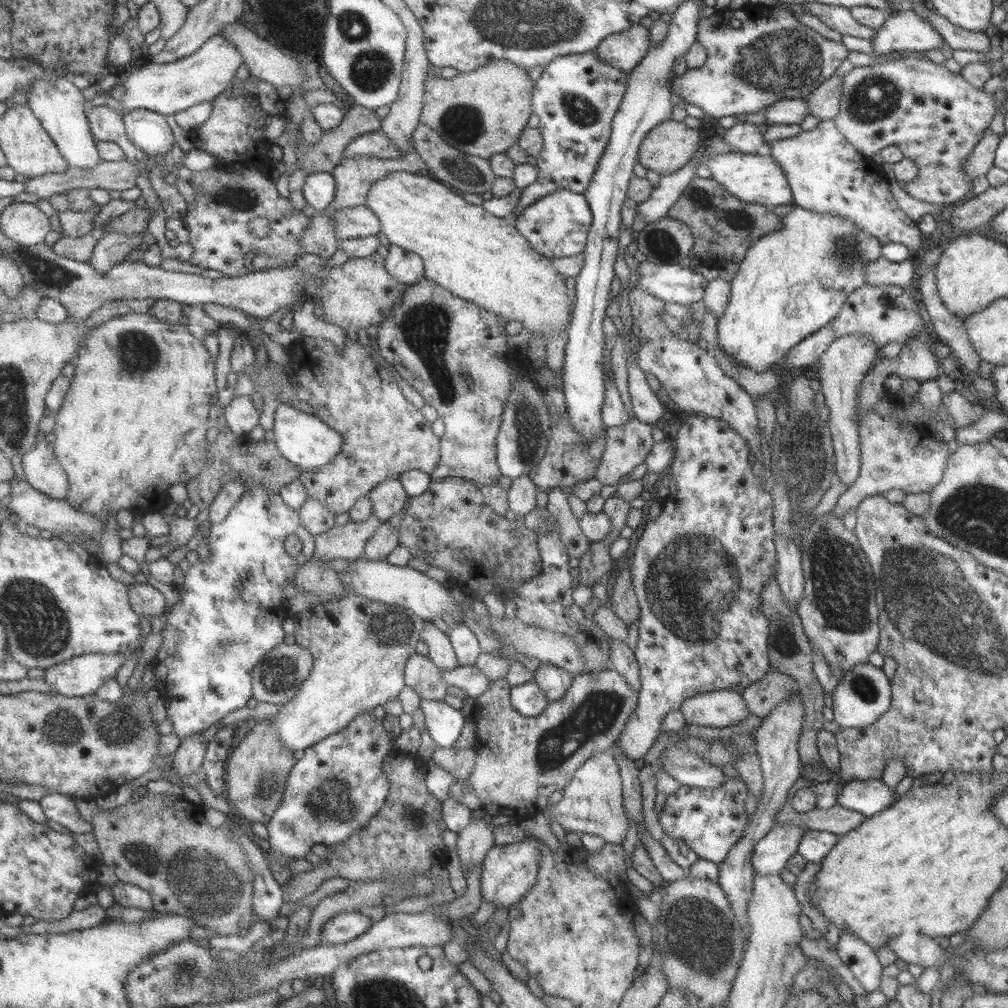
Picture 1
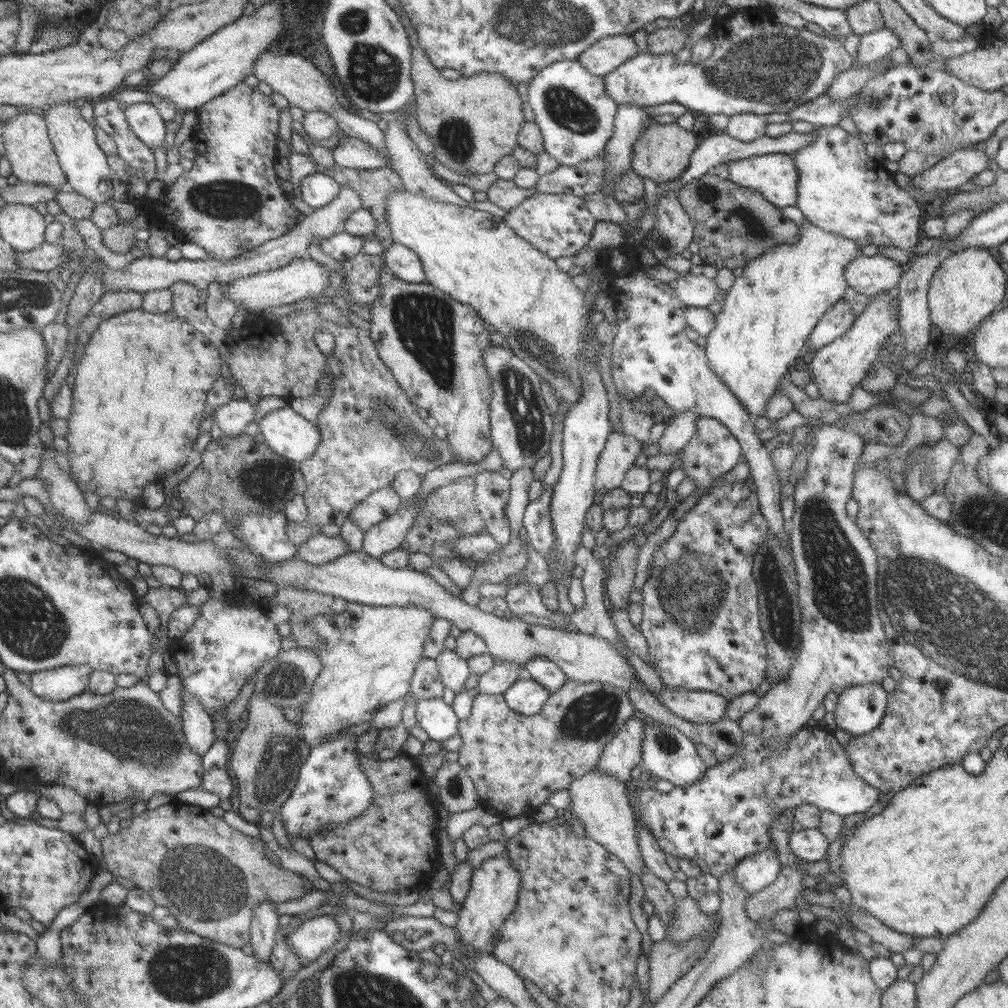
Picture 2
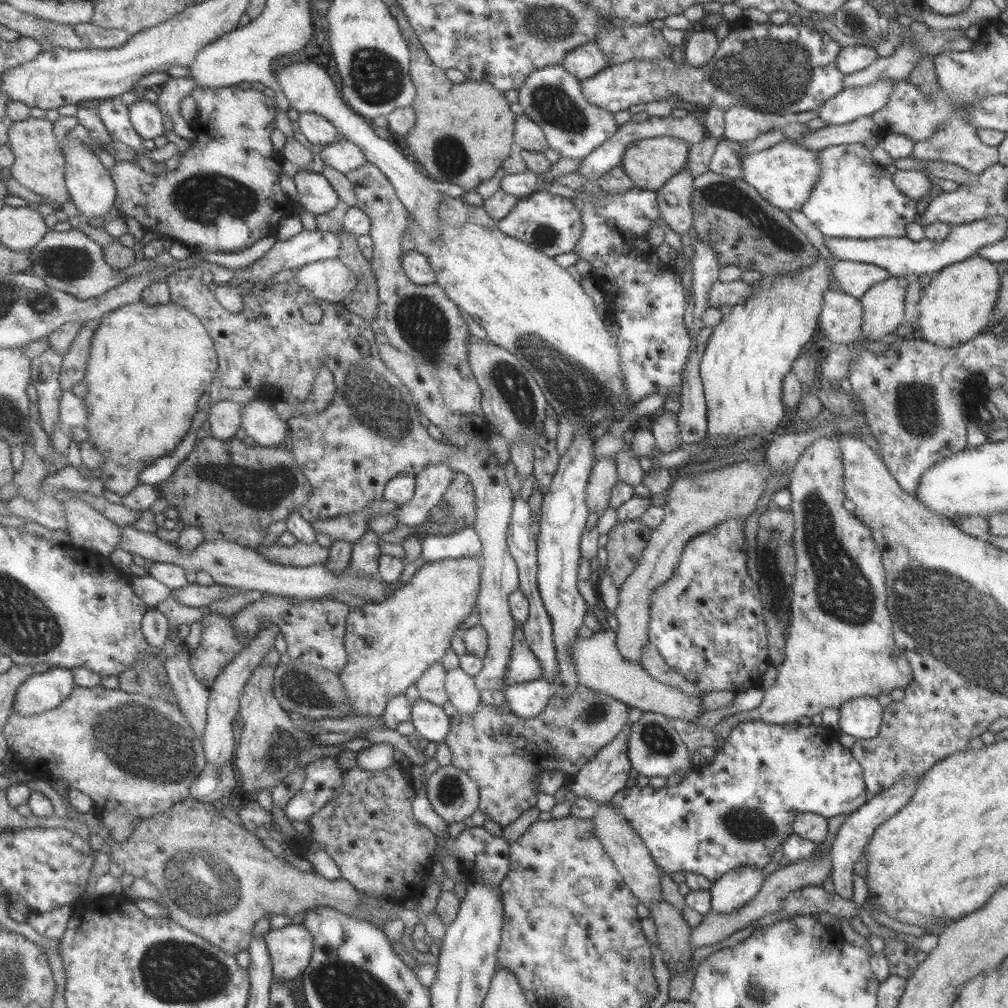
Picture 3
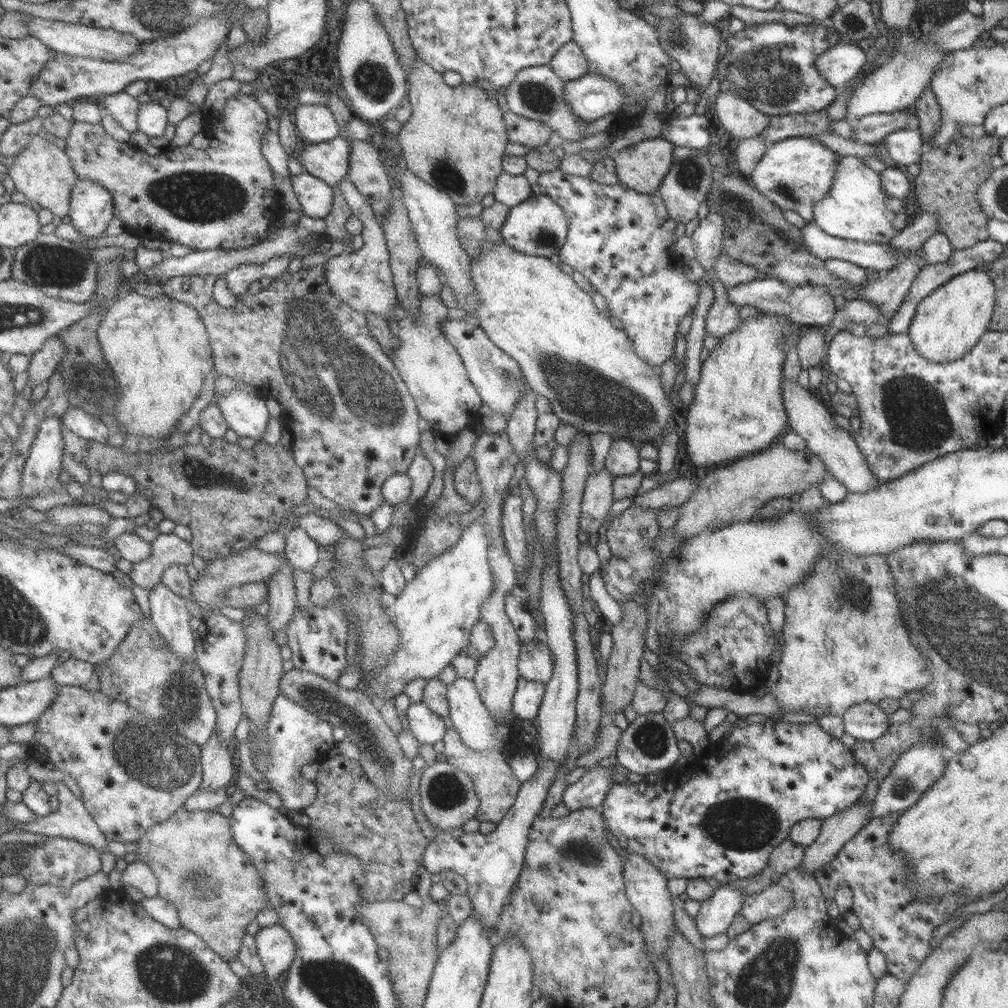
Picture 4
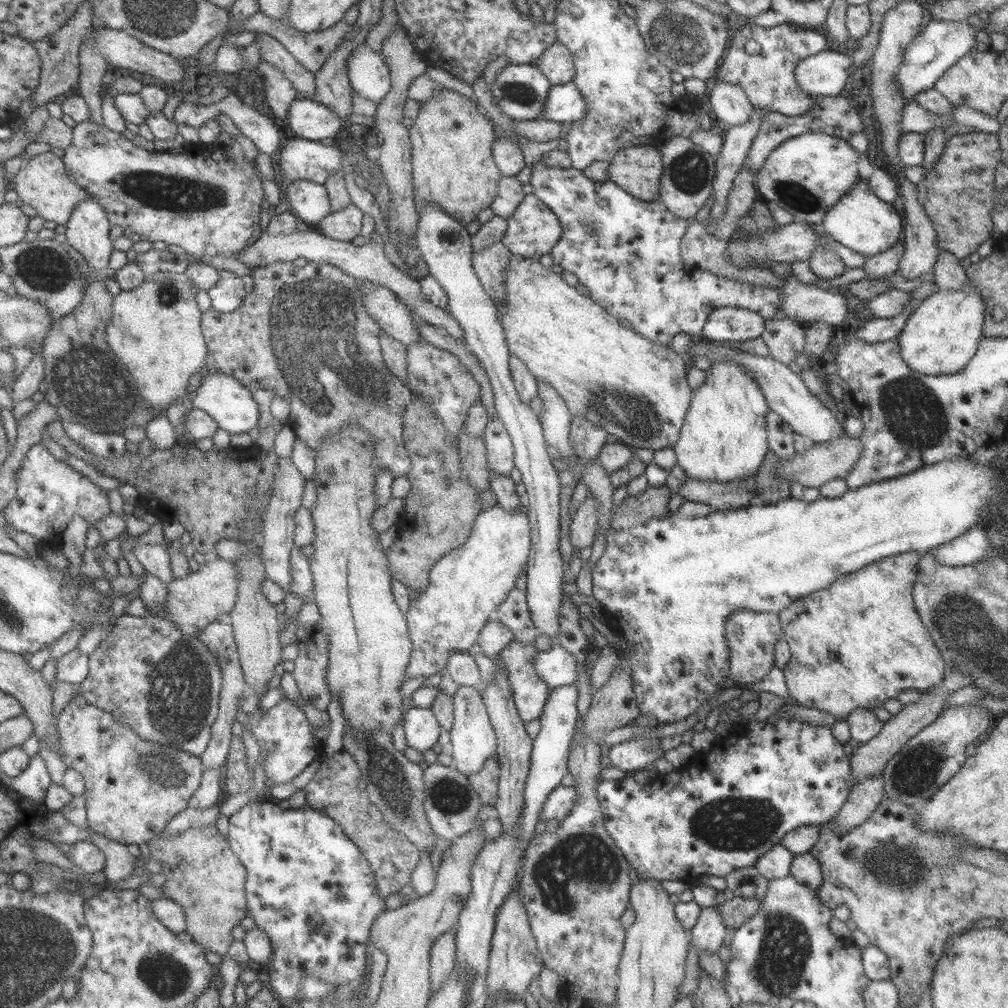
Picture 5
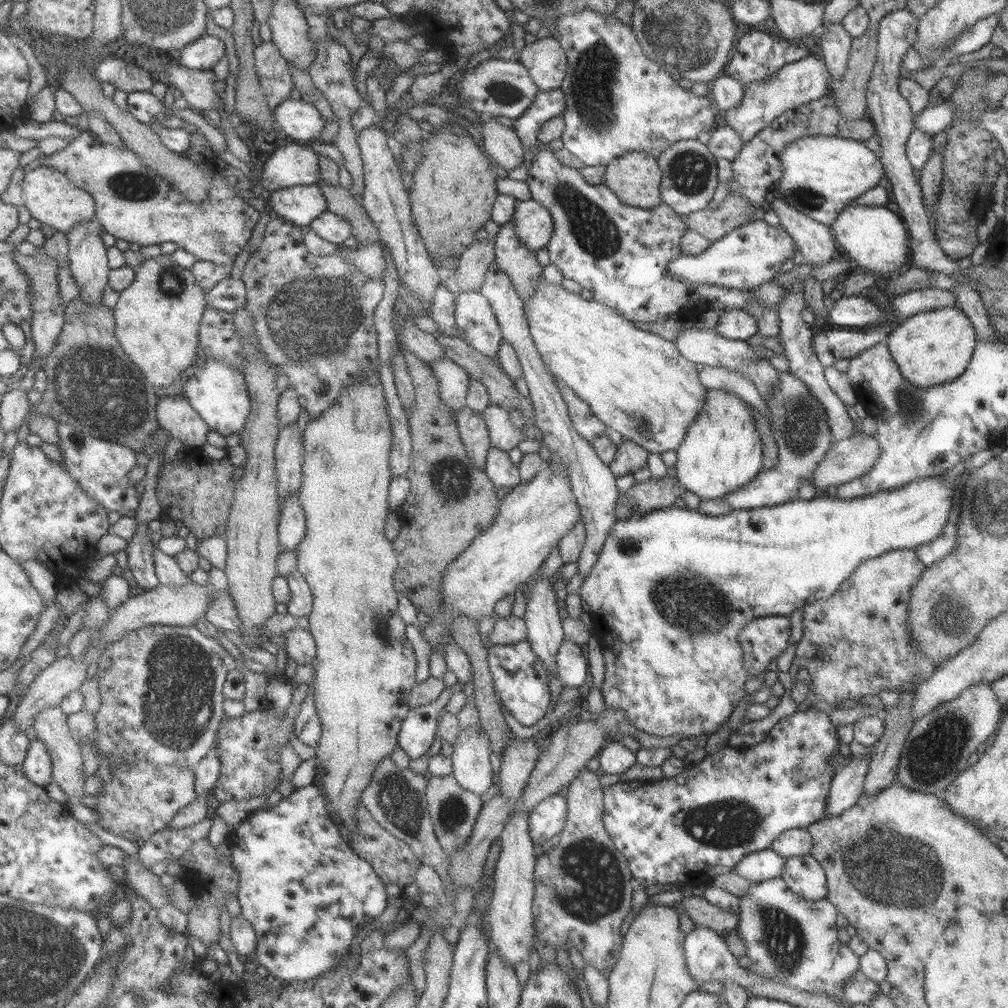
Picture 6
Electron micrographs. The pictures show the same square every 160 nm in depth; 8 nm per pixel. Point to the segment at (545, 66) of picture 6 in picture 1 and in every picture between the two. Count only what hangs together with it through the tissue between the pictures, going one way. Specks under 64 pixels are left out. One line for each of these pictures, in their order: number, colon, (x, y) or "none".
1: (623, 51)
2: (603, 56)
3: (583, 61)
4: (568, 63)
5: (555, 63)

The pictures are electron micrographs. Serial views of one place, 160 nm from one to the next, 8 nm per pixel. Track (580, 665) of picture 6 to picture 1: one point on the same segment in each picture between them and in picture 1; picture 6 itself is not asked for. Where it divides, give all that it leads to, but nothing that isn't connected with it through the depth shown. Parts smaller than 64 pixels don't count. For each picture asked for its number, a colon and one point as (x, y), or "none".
1: (470, 679)
2: (499, 677)
3: (523, 666)
4: (535, 663)
5: (557, 667)

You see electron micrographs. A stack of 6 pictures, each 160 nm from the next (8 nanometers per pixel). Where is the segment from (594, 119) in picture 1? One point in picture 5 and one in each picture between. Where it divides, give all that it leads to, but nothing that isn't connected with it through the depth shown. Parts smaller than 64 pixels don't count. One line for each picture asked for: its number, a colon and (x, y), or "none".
2: (575, 117)
3: (551, 97)
4: (535, 92)
5: (519, 90)

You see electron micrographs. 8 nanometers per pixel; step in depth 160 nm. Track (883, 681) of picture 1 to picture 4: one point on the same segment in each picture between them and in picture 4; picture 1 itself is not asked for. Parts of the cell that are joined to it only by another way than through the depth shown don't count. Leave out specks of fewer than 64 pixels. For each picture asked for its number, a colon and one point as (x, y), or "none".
2: (859, 709)
3: (861, 717)
4: (866, 722)

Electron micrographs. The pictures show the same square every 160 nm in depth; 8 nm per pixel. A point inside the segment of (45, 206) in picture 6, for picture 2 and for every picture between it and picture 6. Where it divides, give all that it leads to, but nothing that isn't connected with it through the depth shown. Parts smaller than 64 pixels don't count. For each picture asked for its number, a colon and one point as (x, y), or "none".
2: (34, 158)
3: (41, 165)
4: (43, 173)
5: (42, 182)

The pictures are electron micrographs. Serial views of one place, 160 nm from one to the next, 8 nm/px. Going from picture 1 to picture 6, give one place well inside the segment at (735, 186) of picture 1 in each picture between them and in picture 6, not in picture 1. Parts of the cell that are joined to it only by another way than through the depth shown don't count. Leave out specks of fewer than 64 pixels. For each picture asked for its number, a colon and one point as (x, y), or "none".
2: (774, 176)
3: (784, 174)
4: (794, 173)
5: (806, 175)
6: (822, 175)

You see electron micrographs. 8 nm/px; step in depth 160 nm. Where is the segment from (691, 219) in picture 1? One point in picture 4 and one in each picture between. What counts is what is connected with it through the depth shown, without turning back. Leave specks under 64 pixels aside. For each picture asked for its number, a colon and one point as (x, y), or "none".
2: (733, 225)
3: (744, 230)
4: (755, 233)

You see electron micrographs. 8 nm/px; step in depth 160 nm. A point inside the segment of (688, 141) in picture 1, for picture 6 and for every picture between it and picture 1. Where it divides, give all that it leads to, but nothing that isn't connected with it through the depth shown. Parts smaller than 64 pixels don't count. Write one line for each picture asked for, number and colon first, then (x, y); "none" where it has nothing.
2: (661, 152)
3: (649, 162)
4: (641, 166)
5: (637, 170)
6: (634, 177)

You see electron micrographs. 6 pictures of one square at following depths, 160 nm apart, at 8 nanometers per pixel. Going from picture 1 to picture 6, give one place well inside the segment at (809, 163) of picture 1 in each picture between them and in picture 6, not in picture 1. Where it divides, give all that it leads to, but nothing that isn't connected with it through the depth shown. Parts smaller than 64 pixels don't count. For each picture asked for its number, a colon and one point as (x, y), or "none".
2: (841, 190)
3: (855, 198)
4: (856, 209)
5: (861, 222)
6: (873, 238)

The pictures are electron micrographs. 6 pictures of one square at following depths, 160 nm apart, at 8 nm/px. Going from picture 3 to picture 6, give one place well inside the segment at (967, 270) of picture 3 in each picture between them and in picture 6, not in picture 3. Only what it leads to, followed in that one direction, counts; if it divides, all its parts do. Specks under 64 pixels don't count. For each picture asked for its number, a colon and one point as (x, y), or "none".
4: (948, 322)
5: (940, 336)
6: (930, 348)

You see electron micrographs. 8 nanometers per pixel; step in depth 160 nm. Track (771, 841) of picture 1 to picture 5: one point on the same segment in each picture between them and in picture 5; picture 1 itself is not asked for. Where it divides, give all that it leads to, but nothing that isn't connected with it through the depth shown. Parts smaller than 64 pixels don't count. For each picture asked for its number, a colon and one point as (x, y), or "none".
2: (753, 873)
3: (734, 888)
4: (715, 913)
5: (707, 933)

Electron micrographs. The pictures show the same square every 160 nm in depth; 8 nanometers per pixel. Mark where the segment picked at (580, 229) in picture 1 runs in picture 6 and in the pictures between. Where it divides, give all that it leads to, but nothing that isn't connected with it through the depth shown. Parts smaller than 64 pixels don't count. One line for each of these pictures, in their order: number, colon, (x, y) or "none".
2: (558, 225)
3: (550, 224)
4: (537, 226)
5: (532, 230)
6: (533, 226)

